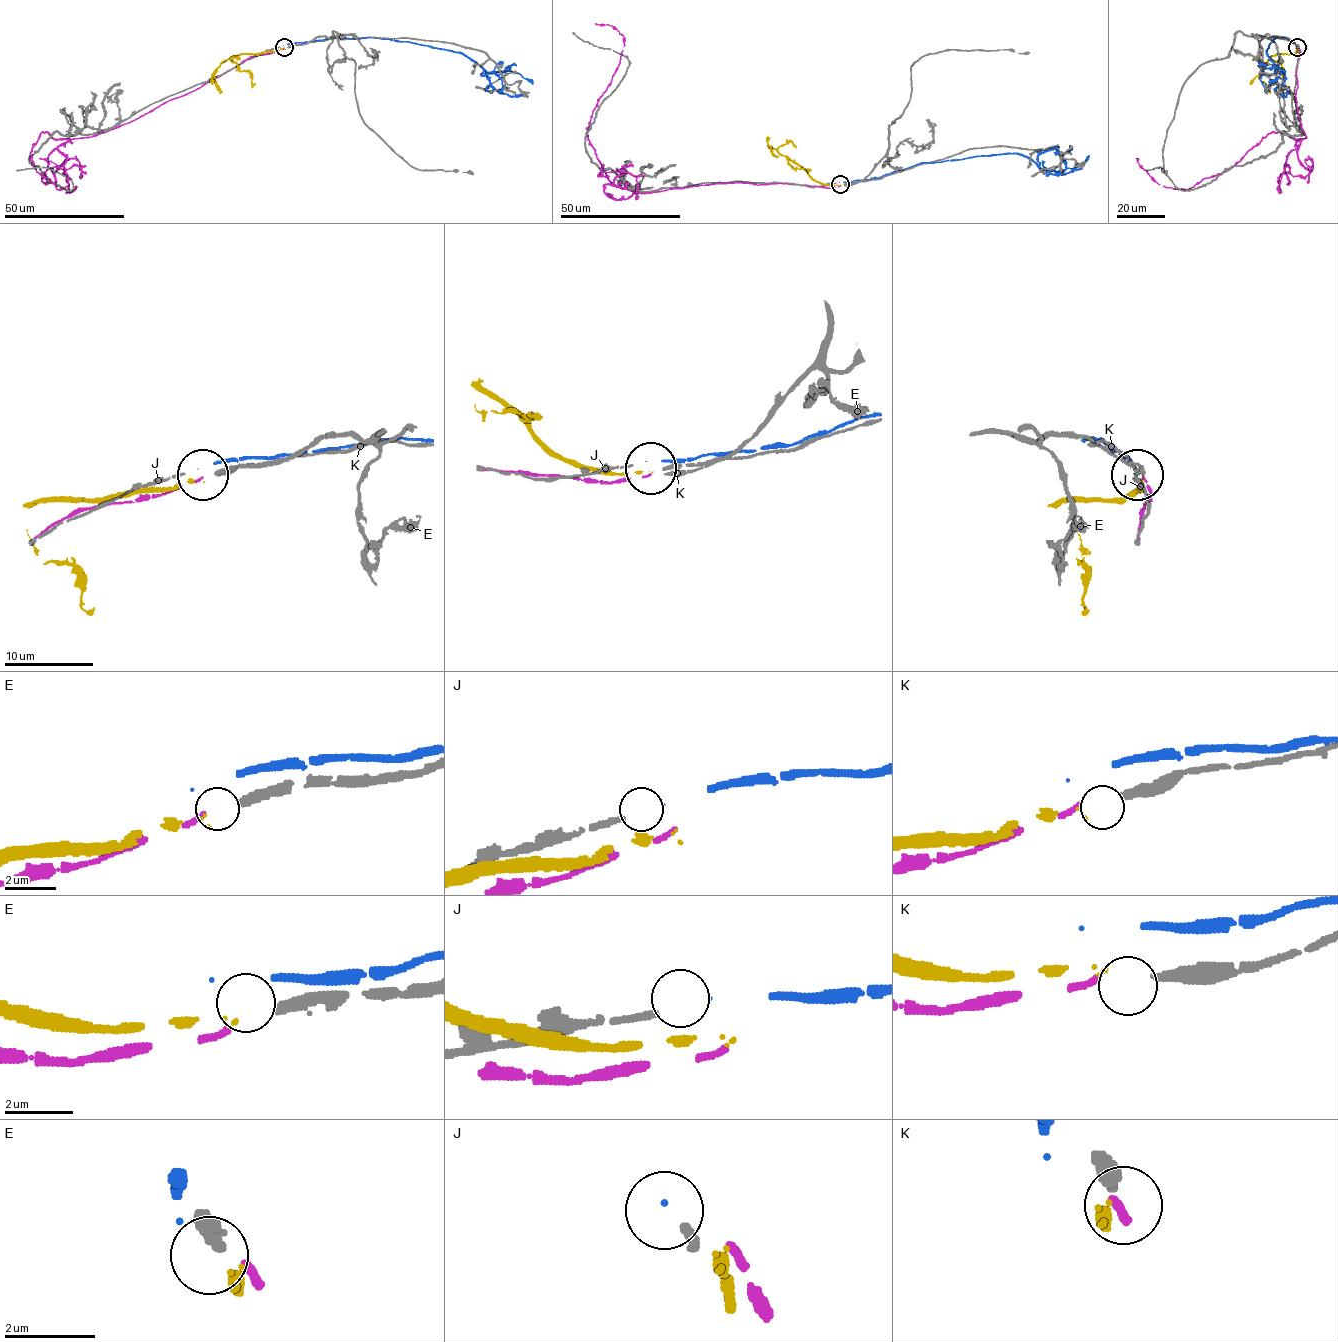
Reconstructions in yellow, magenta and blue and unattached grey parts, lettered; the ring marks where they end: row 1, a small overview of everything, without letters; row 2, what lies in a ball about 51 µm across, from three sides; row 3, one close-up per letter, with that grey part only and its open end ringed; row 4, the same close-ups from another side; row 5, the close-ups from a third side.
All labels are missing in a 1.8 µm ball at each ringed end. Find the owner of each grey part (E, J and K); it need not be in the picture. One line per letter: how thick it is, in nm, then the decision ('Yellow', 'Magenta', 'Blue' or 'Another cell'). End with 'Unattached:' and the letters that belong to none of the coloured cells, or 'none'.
E: Thickness 300 nm. Yellow
J: Thickness 200 nm. Blue
K: Thickness 320 nm. Another cell
Unattached: K

